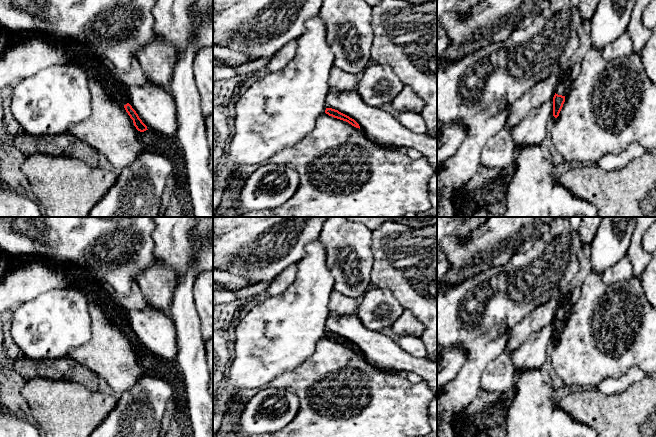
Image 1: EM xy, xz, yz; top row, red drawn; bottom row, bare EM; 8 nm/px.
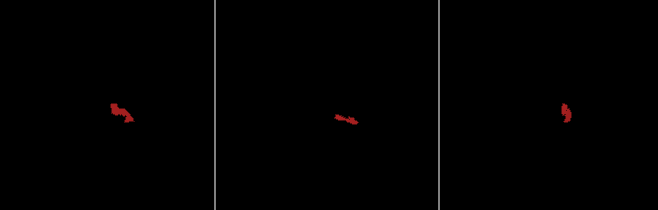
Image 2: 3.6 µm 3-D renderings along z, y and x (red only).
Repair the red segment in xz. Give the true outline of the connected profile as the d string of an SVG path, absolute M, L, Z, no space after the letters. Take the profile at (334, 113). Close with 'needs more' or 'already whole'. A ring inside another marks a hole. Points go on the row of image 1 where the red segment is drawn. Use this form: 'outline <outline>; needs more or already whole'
outline M326 108L325 113L328 114L329 116L334 117L334 118L346 121L349 124L351 124L352 126L360 129L359 124L354 119L352 119L349 116L339 112L338 110L335 110L332 108Z; already whole

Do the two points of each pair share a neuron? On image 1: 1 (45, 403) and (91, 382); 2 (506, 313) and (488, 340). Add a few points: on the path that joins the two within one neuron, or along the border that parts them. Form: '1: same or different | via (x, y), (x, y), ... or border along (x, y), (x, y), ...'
1: different | border along (60, 379), (75, 381), (92, 391), (97, 391)
2: same | via (499, 319), (488, 330), (488, 333)

